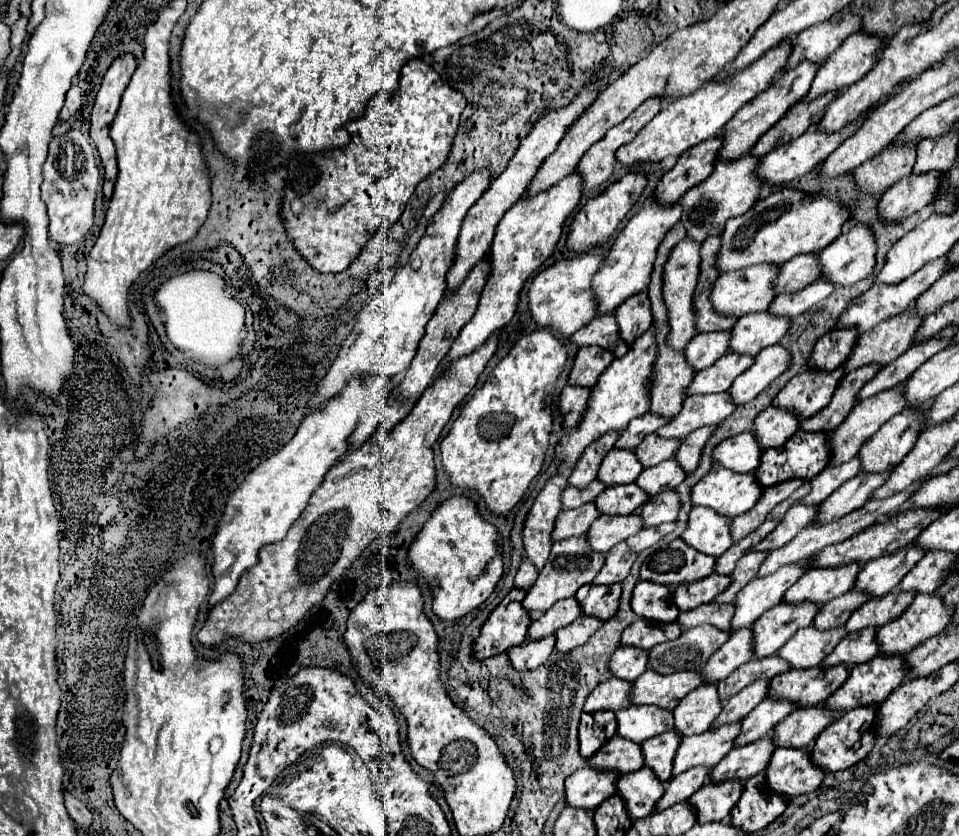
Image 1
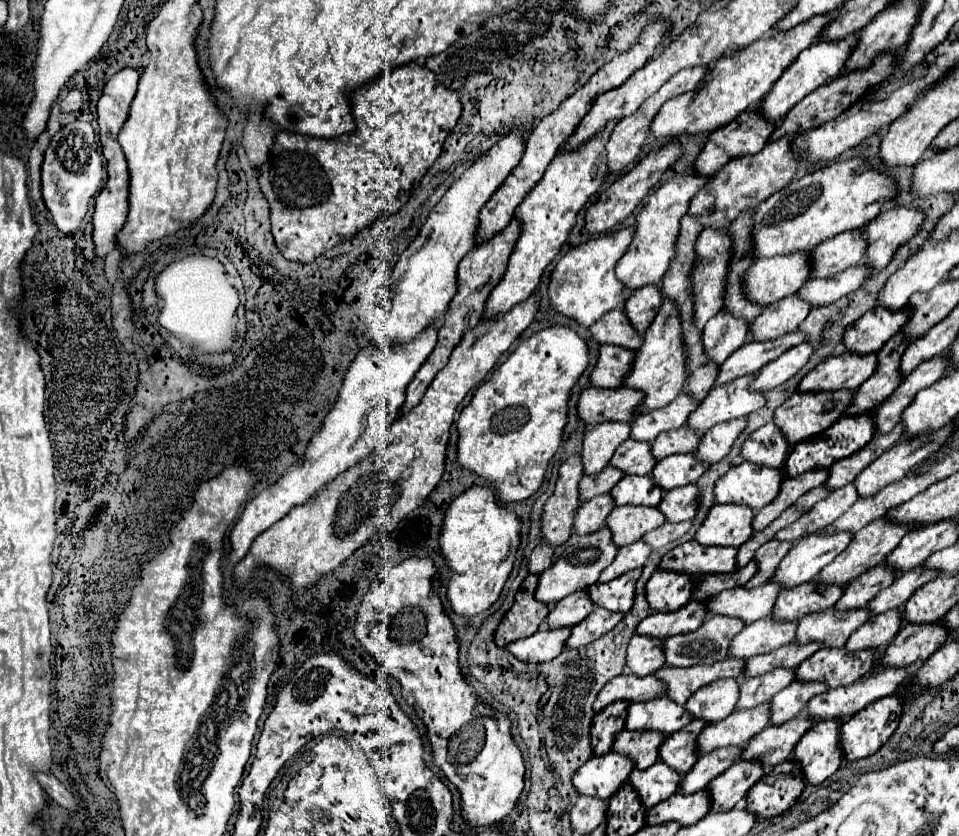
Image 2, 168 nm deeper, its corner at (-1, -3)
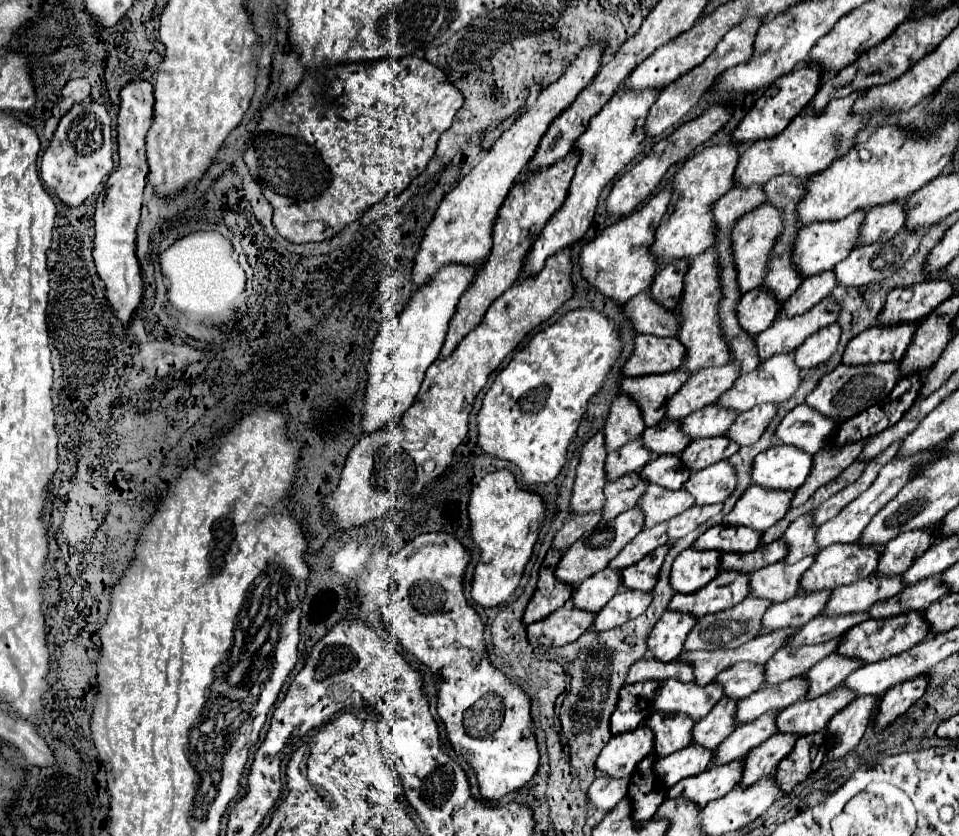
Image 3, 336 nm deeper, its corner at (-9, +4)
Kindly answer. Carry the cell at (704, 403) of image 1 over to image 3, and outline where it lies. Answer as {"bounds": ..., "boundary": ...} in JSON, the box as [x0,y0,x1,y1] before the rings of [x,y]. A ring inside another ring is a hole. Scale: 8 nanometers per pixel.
{"bounds":[718,354,802,412],"boundary":[[[776,354],[776,356],[768,358],[768,360],[764,360],[756,370],[738,376],[734,386],[724,396],[720,396],[718,404],[728,406],[728,408],[732,408],[736,412],[750,410],[752,406],[758,406],[758,404],[764,404],[764,402],[778,402],[780,404],[780,402],[788,400],[796,392],[800,382],[802,382],[800,368],[794,362],[794,354]]]}

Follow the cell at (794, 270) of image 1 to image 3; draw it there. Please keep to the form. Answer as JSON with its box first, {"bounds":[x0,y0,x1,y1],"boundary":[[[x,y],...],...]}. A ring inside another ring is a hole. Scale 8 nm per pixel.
{"bounds":[860,200,906,242],"boundary":[[[898,200],[870,208],[860,228],[860,242],[886,242],[892,234],[902,230],[906,214],[904,204],[904,200]]]}

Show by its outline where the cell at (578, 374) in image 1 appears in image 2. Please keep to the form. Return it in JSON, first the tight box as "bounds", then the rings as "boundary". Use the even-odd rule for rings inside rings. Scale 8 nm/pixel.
{"bounds":[590,345,634,389],"boundary":[[[602,345],[598,353],[598,363],[590,373],[592,387],[616,389],[622,383],[624,373],[628,373],[634,353],[616,345]]]}

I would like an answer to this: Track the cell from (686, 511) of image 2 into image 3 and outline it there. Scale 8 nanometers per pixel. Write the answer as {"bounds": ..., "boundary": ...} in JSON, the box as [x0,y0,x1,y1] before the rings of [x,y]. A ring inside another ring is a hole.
{"bounds":[684,462,738,506],"boundary":[[[716,462],[704,470],[692,472],[692,478],[684,484],[684,488],[696,498],[696,506],[724,502],[738,484],[736,468],[728,462]]]}

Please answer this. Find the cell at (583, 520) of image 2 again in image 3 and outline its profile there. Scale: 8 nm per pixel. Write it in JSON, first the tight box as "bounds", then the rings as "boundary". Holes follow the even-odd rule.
{"bounds":[602,472,648,520],"boundary":[[[632,472],[614,482],[608,482],[604,488],[606,504],[602,510],[602,518],[614,520],[624,510],[634,508],[636,502],[646,494],[646,488],[648,488],[648,480],[644,480],[640,472]]]}

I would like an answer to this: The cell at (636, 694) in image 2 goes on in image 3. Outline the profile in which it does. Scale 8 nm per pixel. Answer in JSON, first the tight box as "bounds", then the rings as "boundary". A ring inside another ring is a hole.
{"bounds":[628,658,694,684],"boundary":[[[642,658],[638,664],[634,664],[628,672],[628,684],[644,682],[644,680],[656,680],[662,682],[664,678],[680,678],[682,682],[692,682],[694,672],[688,662],[672,660],[672,662],[660,662],[656,658]]]}

